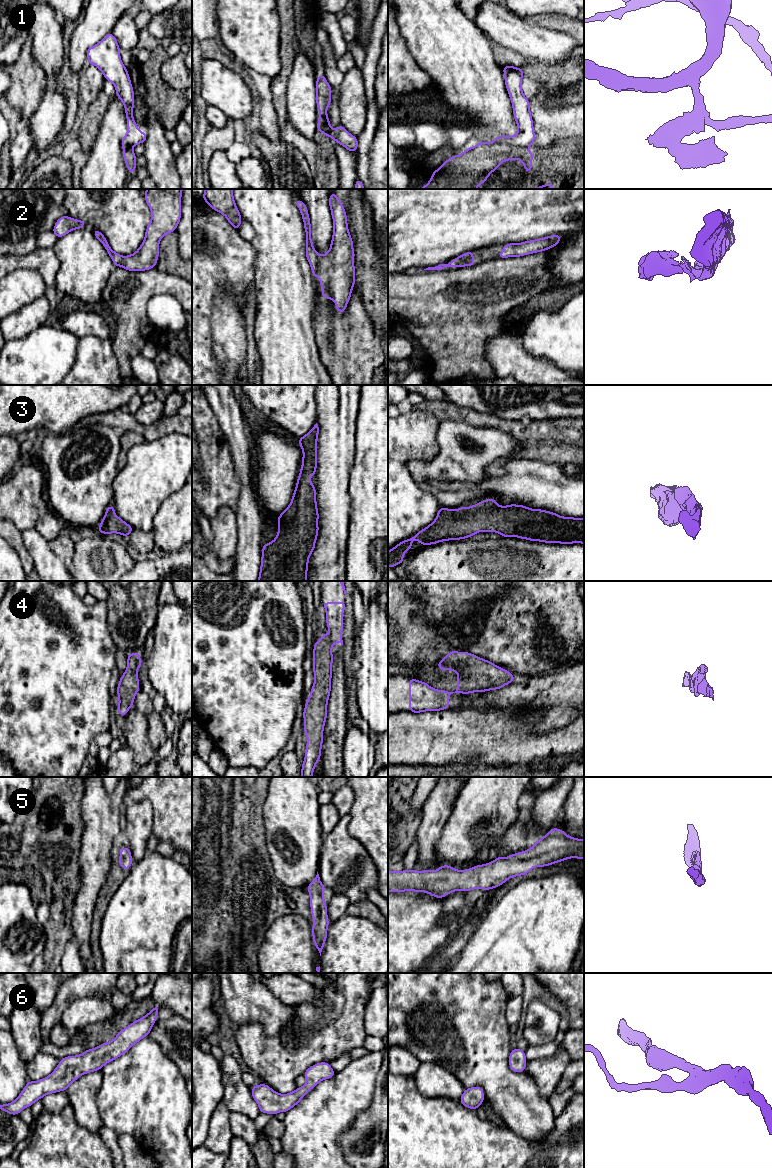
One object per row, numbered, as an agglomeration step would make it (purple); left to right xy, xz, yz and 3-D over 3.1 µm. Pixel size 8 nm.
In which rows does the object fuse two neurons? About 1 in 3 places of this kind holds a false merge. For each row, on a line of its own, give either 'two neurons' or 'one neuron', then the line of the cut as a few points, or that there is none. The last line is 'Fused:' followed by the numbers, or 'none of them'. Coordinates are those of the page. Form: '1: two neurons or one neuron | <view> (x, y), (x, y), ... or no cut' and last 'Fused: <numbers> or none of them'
1: two neurons | yz (495, 140), (501, 141), (507, 147), (525, 149)
2: one neuron | no cut
3: one neuron | no cut
4: two neurons | xz (328, 638), (332, 645)
5: one neuron | no cut
6: one neuron | no cut
Fused: 1, 4

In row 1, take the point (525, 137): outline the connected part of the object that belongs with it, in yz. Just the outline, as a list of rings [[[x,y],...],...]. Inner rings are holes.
[[[506,65],[502,70],[518,132],[514,136],[497,136],[494,140],[503,142],[507,148],[526,149],[535,143],[535,133],[530,112],[530,101],[524,96],[521,87],[522,77],[525,73],[522,68],[512,65]]]

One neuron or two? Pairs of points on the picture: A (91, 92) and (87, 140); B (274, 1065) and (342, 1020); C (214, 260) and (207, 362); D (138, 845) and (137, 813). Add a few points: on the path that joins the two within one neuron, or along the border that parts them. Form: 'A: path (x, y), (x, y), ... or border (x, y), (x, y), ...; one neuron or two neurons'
A: border (102, 89), (88, 105); two neurons
B: path (291, 1051), (297, 1051), (317, 1033), (325, 1029); one neuron
C: path (202, 285), (202, 337); one neuron
D: path (138, 837), (138, 821); one neuron

